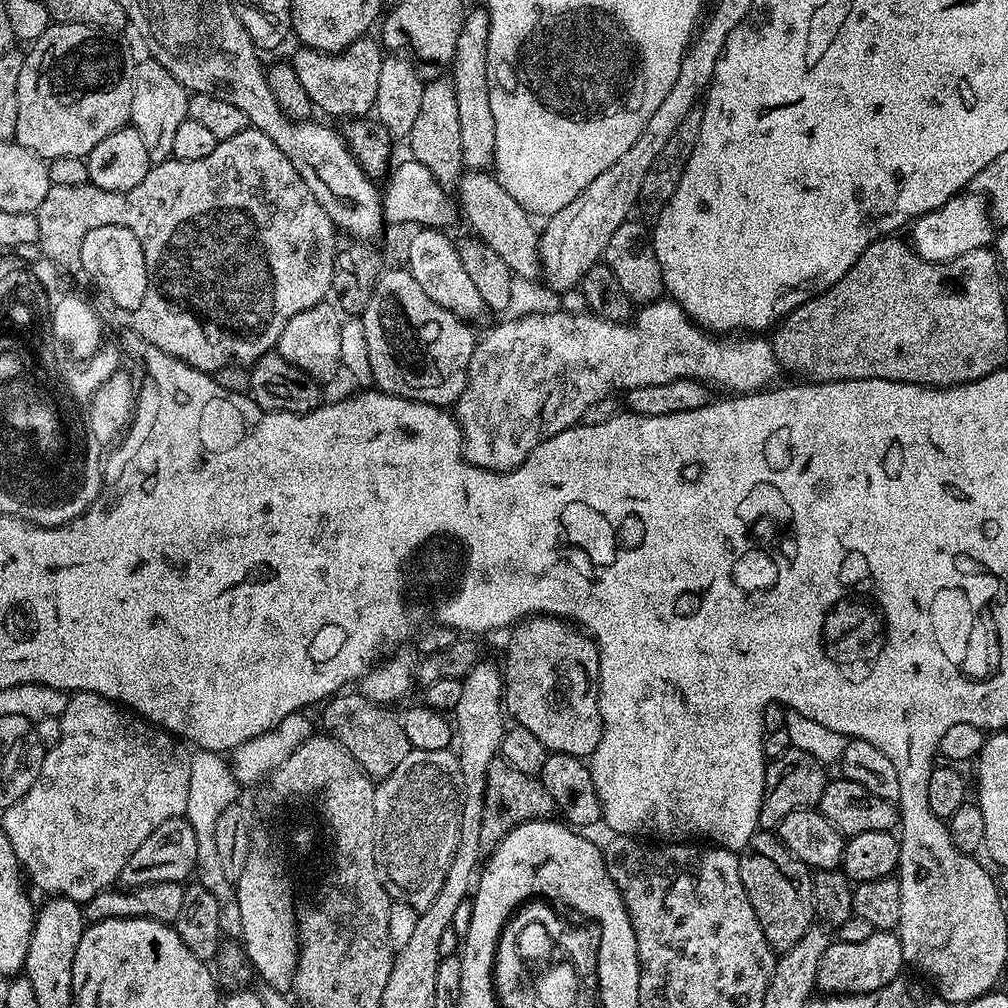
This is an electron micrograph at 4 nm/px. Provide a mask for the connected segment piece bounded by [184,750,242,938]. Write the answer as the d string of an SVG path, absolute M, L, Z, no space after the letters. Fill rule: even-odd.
M197 751L190 762L190 794L186 794L184 816L194 826L194 836L198 838L198 862L195 879L218 901L218 922L221 933L228 938L239 938L242 934L242 913L238 910L236 885L226 878L218 849L214 843L214 834L218 827L218 818L222 818L226 806L241 799L241 784L235 780L231 763L219 752Z

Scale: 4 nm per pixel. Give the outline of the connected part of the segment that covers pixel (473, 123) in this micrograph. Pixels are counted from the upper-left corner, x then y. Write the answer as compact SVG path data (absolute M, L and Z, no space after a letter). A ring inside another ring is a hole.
M480 6L473 12L471 9L464 17L458 46L450 65L450 79L454 94L458 97L458 139L462 142L462 158L468 170L488 170L496 163L494 113L490 110L490 76L486 62L489 30L487 11Z

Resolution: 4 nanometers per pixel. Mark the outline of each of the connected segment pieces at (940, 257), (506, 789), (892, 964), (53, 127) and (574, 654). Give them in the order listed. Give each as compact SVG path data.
M961 194L946 202L936 212L911 221L910 243L923 260L943 262L953 260L962 254L970 254L975 248L988 248L994 240L994 221L990 215L985 197L975 194Z
M498 758L490 766L486 774L486 794L484 795L484 809L482 810L482 834L480 835L480 851L491 854L506 838L510 830L531 820L546 820L556 812L554 798L546 791L546 786L537 777L522 774L522 770L514 770L503 760Z
M873 930L866 942L829 943L826 954L818 966L816 987L821 993L838 996L864 996L868 992L877 992L882 986L897 979L905 971L902 942L895 931Z
M49 23L48 29L36 40L31 41L30 47L24 52L22 62L22 75L18 78L18 130L16 131L15 143L22 145L26 150L30 150L41 160L47 162L54 158L70 158L71 156L83 156L87 158L90 150L106 138L106 134L114 134L114 130L125 127L132 118L132 99L134 98L134 70L136 64L128 61L128 56L115 44L113 37L109 33L92 28L88 24L58 24Z
M529 616L526 620L521 620L519 624L511 629L512 637L508 640L508 653L504 656L504 664L502 663L502 675L504 678L504 707L507 715L512 716L519 727L530 730L530 734L536 735L538 742L542 742L542 746L546 746L549 753L557 752L558 754L570 754L571 756L579 756L581 758L591 757L592 752L598 746L598 742L602 738L602 730L604 723L602 722L602 714L600 713L600 652L596 649L596 641L588 635L587 632L581 630L577 625L561 620L559 616Z

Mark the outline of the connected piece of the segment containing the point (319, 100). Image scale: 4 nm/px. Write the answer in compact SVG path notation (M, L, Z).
M357 38L344 51L334 53L300 46L296 57L291 57L290 63L298 74L298 82L302 82L306 94L310 94L313 105L328 116L364 118L374 109L384 56L381 45L375 39L364 39L368 38Z

